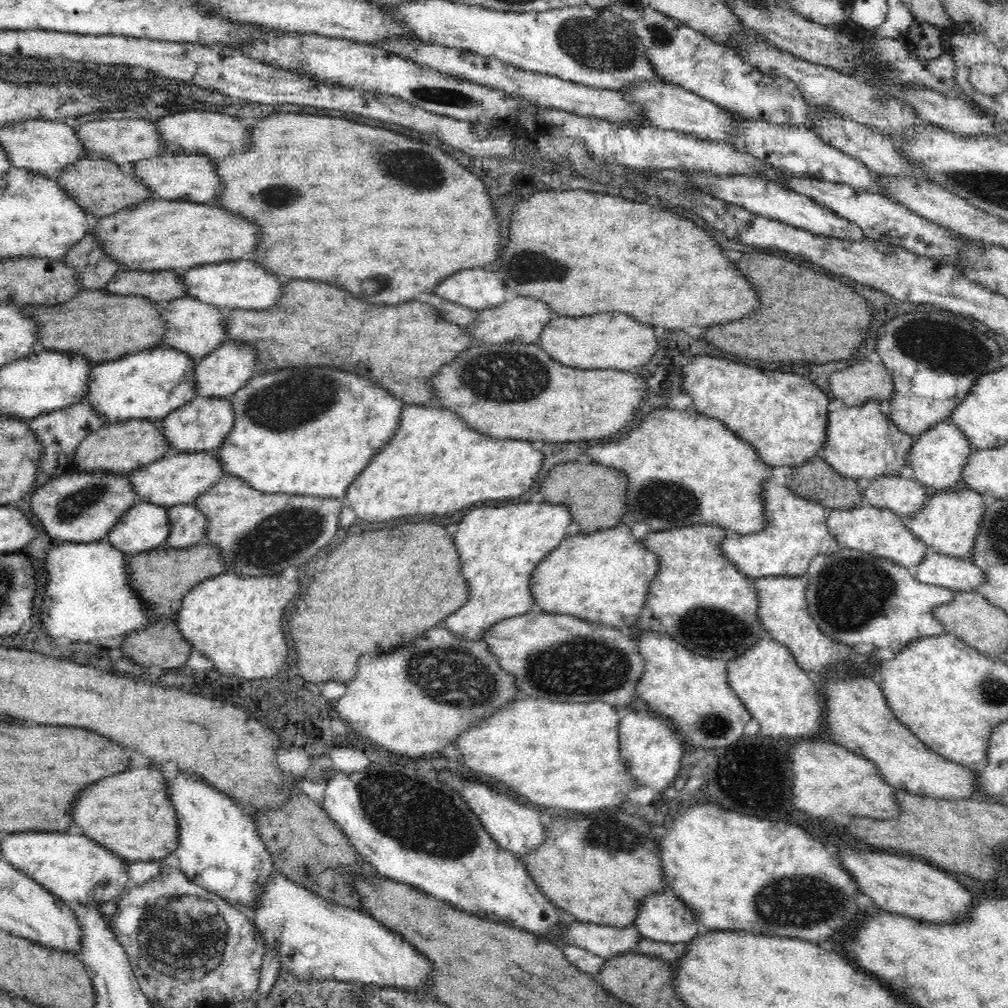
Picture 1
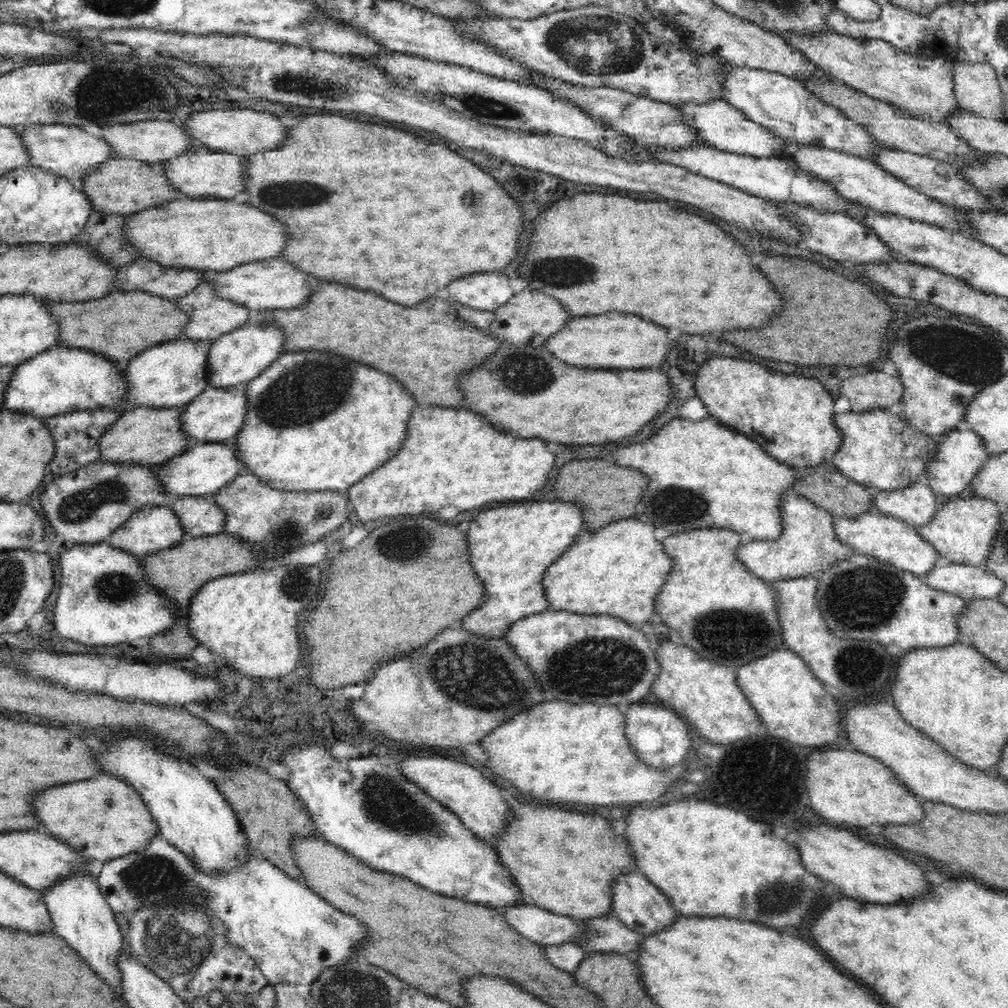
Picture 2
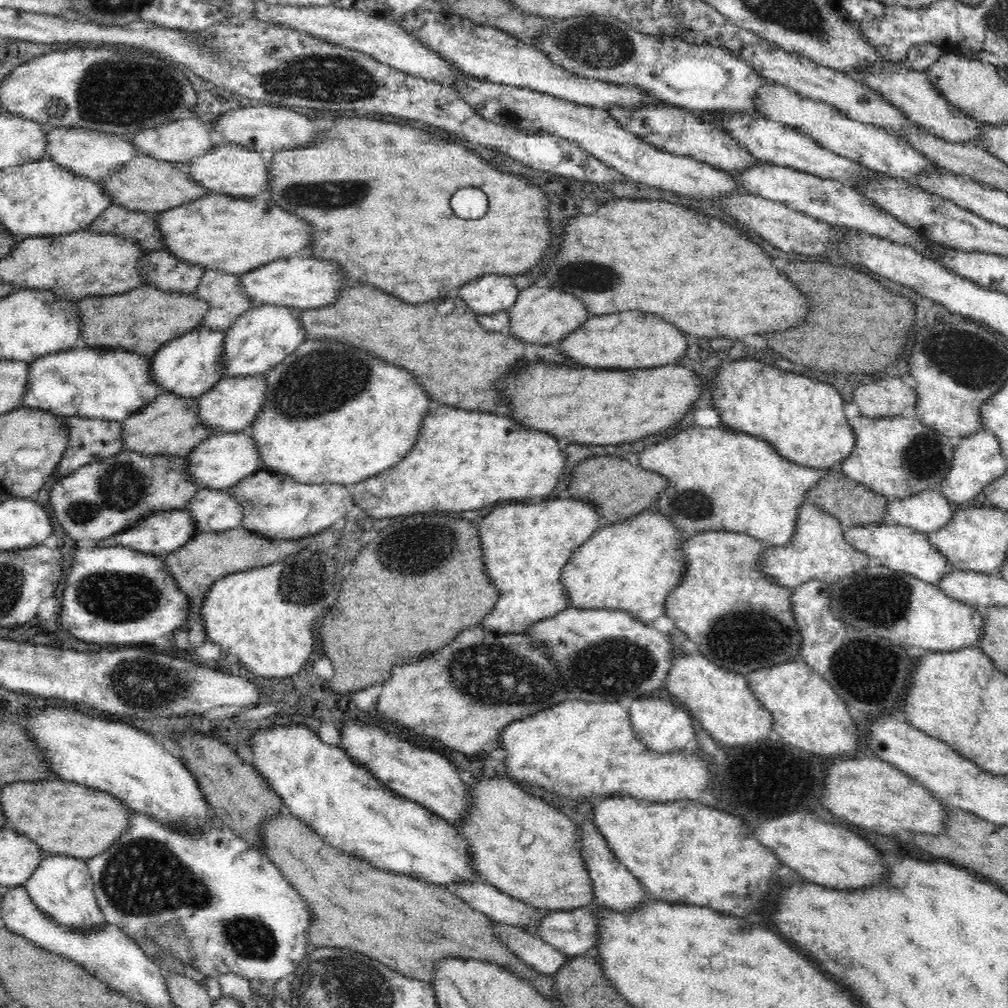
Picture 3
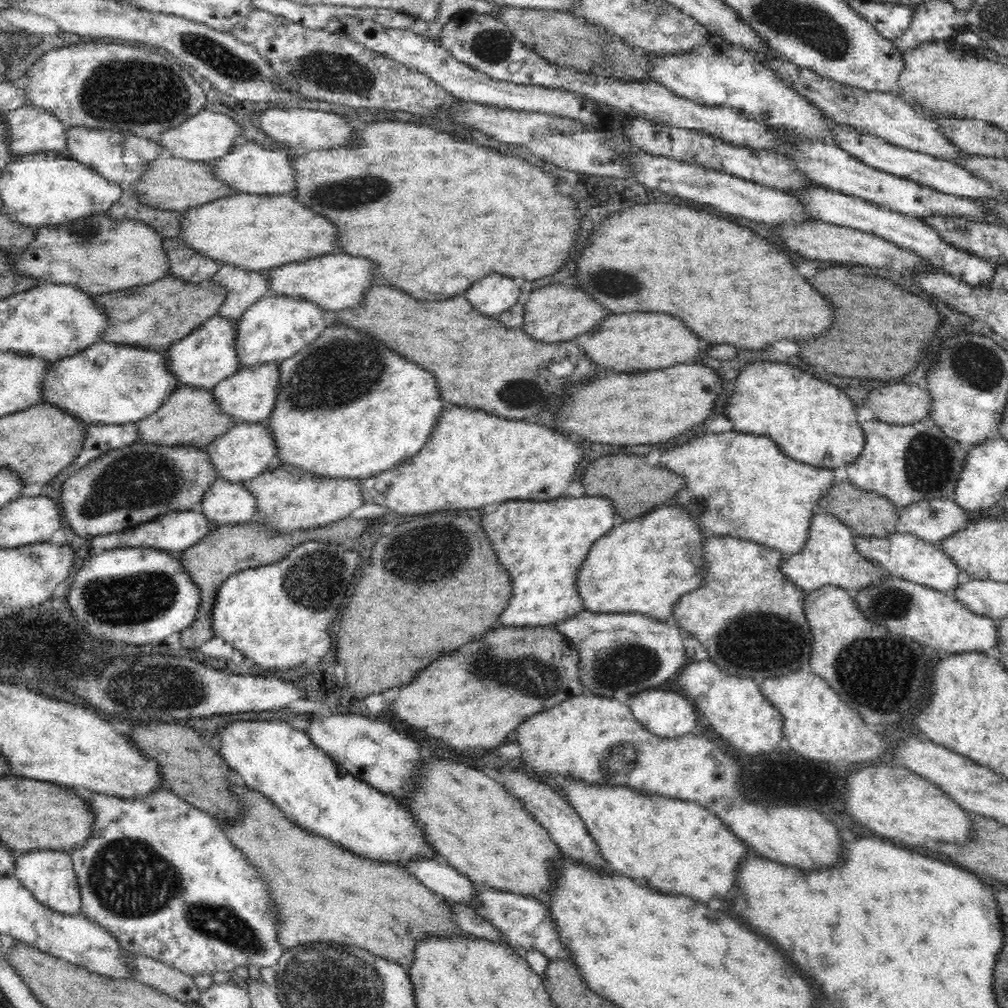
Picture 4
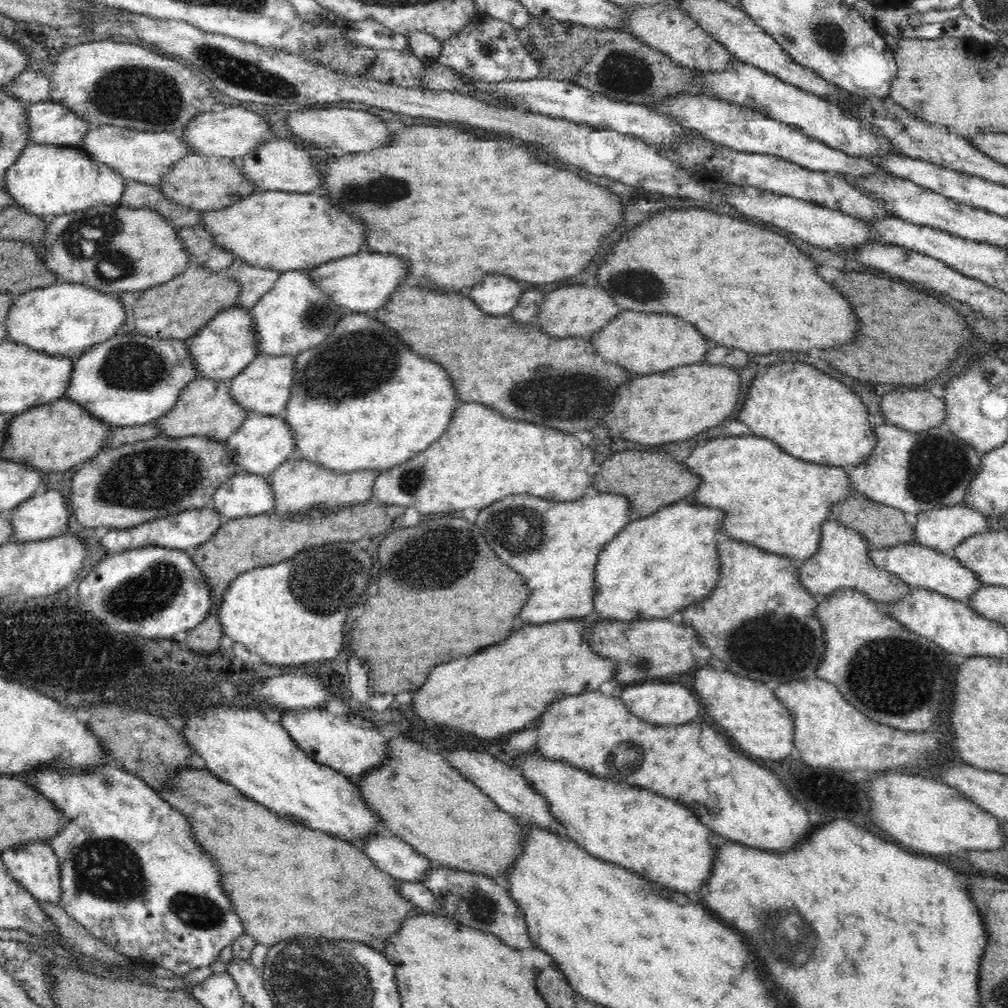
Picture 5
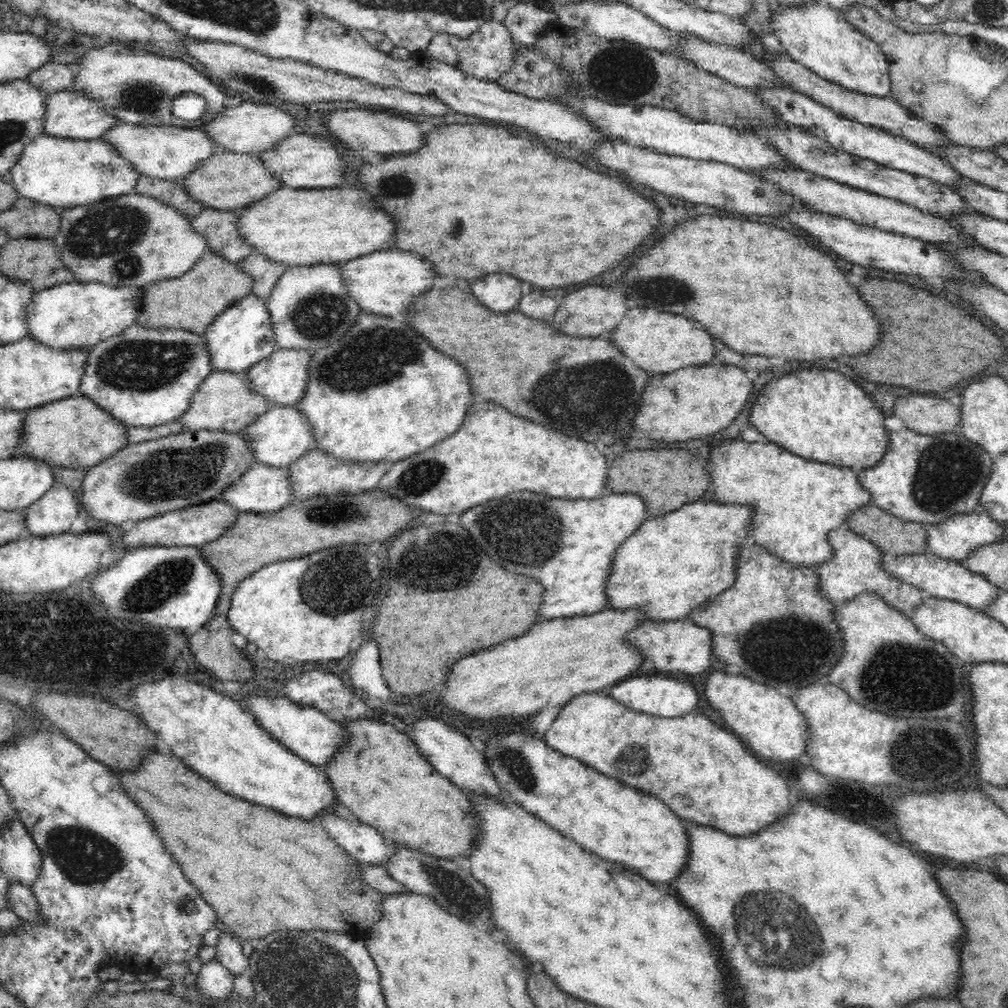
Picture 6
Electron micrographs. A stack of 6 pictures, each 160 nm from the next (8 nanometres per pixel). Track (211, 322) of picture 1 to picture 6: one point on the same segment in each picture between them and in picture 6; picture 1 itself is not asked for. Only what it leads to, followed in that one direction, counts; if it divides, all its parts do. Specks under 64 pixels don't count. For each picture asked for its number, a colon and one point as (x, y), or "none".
2: (211, 316)
3: (223, 291)
4: (244, 288)
5: (255, 282)
6: (266, 273)

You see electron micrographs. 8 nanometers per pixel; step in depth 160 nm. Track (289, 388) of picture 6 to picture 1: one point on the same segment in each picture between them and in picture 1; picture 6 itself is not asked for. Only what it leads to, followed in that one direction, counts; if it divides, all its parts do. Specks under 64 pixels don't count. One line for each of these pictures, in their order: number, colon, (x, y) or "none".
1: (202, 424)
2: (217, 414)
3: (234, 403)
4: (249, 396)
5: (264, 387)

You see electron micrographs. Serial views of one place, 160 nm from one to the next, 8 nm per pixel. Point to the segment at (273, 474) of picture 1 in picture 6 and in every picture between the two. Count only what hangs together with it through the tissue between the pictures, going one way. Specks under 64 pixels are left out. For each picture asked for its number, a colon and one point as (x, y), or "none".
2: (301, 433)
3: (336, 414)
4: (389, 406)
5: (362, 399)
6: (381, 392)

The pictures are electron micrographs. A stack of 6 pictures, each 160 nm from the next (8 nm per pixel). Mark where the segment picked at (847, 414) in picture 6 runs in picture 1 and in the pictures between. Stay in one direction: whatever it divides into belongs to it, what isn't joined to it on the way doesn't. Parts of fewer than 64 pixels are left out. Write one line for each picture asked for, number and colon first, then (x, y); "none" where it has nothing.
1: (784, 416)
2: (792, 418)
3: (803, 420)
4: (813, 422)
5: (810, 415)

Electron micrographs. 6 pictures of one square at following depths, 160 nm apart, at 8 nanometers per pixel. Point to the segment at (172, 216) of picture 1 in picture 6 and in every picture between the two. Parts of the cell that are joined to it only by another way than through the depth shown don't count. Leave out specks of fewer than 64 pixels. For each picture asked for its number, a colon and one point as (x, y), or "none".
2: (210, 235)
3: (237, 234)
4: (255, 232)
5: (283, 231)
6: (298, 227)

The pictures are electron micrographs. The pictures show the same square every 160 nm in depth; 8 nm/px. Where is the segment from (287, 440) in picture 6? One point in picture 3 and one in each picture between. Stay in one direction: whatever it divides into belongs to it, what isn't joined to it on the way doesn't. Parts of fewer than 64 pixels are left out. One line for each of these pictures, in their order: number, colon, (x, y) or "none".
3: (225, 458)
4: (248, 449)
5: (263, 443)

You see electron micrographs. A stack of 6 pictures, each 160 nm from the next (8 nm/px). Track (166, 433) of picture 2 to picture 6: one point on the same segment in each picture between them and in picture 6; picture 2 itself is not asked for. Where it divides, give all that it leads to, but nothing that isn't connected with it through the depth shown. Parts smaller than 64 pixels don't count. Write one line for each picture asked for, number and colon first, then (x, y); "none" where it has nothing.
3: (170, 424)
4: (189, 416)
5: (207, 408)
6: (225, 401)

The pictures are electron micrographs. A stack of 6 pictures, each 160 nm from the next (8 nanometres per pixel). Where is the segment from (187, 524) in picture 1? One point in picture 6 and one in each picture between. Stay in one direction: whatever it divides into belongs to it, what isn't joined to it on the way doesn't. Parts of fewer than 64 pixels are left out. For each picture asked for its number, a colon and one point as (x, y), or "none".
2: (200, 515)
3: (213, 510)
4: (227, 502)
5: (245, 494)
6: (262, 488)

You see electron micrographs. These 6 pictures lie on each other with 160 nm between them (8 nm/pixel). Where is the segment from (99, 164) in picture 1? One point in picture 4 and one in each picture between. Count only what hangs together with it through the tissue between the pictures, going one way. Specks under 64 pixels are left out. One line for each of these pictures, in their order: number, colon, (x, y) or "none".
2: (124, 186)
3: (145, 184)
4: (170, 183)

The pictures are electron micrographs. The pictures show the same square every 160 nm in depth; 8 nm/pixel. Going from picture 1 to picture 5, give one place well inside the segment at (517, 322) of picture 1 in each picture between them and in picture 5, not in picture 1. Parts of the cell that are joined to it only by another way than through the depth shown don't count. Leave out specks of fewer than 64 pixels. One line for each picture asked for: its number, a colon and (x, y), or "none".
2: (530, 318)
3: (540, 316)
4: (554, 313)
5: (575, 310)

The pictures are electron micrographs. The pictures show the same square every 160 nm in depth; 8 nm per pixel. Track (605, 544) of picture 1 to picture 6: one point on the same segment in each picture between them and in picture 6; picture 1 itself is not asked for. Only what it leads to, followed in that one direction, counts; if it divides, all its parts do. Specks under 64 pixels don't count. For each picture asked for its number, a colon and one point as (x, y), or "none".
2: (619, 570)
3: (633, 566)
4: (644, 566)
5: (660, 565)
6: (673, 563)

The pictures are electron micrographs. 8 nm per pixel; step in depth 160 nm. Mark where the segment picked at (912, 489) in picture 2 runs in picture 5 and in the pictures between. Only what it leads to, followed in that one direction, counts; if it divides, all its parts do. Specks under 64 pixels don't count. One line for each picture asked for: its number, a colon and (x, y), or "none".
3: (927, 512)
4: (933, 521)
5: (943, 529)

